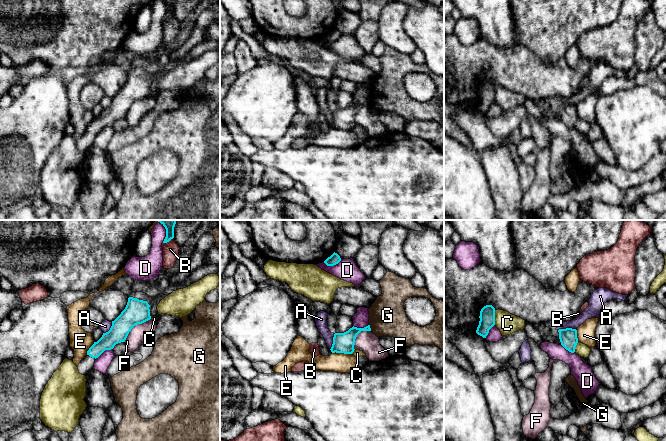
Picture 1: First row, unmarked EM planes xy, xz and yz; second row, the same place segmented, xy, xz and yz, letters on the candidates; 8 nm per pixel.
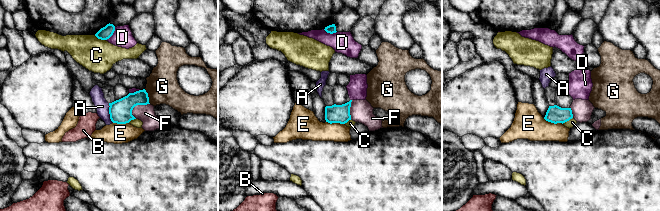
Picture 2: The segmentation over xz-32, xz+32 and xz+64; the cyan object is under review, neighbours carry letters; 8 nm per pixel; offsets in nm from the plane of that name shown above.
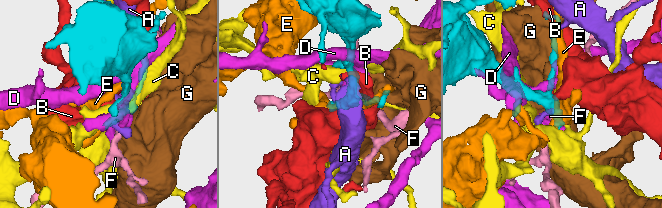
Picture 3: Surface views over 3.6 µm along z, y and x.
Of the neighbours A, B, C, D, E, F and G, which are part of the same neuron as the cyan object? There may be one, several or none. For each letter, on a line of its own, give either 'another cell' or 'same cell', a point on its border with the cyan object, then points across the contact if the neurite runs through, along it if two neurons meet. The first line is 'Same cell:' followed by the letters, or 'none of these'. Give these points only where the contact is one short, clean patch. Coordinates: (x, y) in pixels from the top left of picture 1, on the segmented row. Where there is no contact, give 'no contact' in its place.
Same cell: none of these
A: another cell | yz (566, 328) | along yz (575, 328), (560, 328), (558, 330)
B: another cell | xy (168, 241)
C: another cell | yz (494, 317)
D: another cell | xz (332, 265)
E: another cell | xz (342, 352)
F: another cell | xy (134, 325) | along xy (150, 318), (136, 324), (124, 341)
G: another cell | xz (369, 327) | along xz (369, 324), (371, 330)

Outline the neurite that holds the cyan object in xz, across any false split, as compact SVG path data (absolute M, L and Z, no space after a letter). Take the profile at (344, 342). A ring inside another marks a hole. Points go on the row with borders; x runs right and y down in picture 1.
M370 325L364 328L352 327L344 333L335 333L333 344L331 347L332 353L352 354L354 352L355 339L361 331L371 331Z

